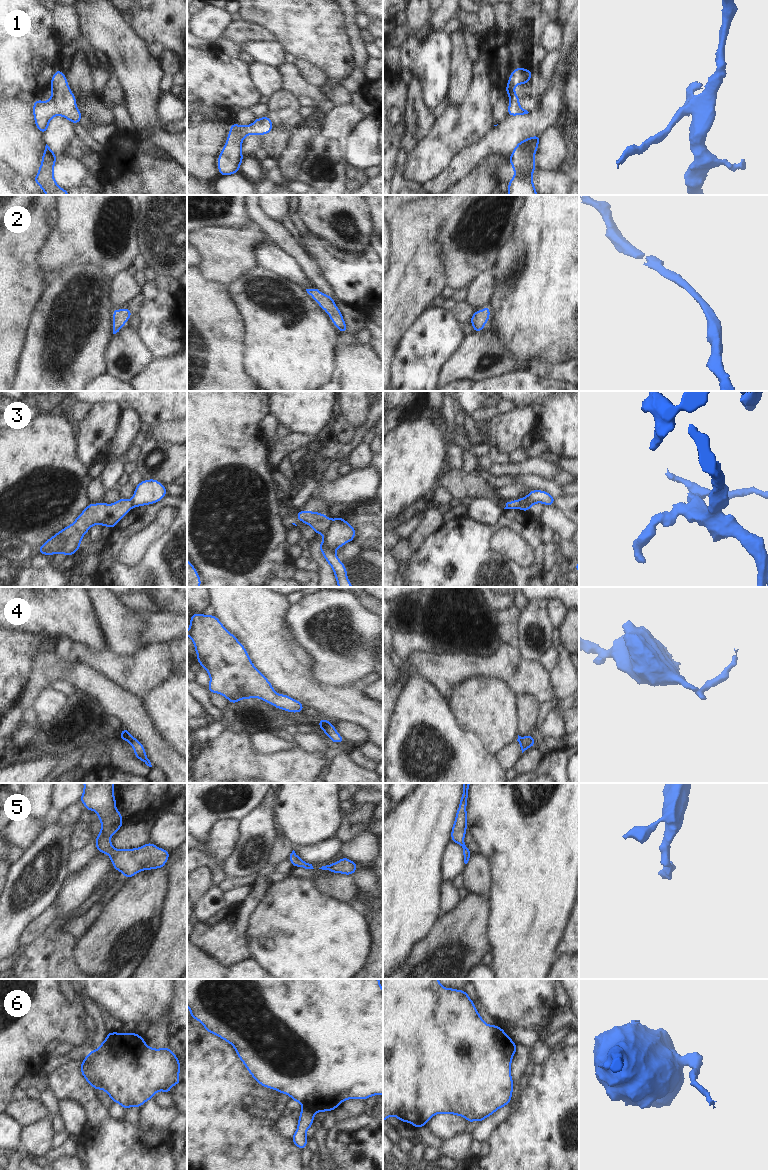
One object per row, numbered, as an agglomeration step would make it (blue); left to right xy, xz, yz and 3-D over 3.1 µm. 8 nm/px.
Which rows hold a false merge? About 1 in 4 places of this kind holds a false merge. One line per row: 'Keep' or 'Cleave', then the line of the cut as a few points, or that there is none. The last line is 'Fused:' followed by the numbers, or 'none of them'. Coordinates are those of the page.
1: Keep. No split
2: Keep. No split
3: Cleave. Split along xz (331, 519), (324, 536)
4: Cleave. Split along xz (331, 723), (322, 729)
5: Keep. No split
6: Cleave. Split along xz (302, 1102), (320, 1102), (328, 1110)
Fused: 3, 4, 6

